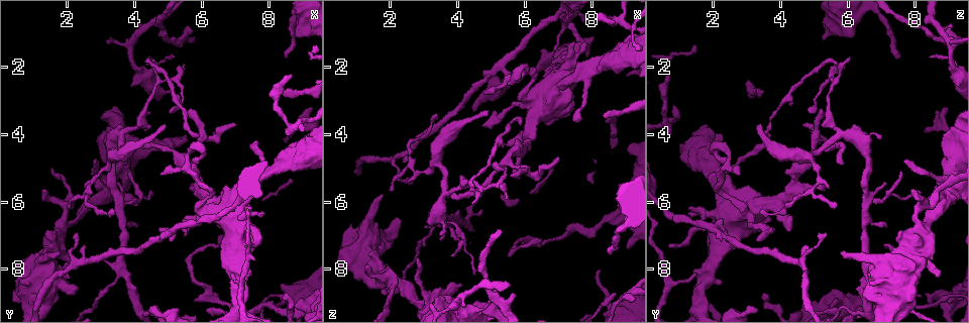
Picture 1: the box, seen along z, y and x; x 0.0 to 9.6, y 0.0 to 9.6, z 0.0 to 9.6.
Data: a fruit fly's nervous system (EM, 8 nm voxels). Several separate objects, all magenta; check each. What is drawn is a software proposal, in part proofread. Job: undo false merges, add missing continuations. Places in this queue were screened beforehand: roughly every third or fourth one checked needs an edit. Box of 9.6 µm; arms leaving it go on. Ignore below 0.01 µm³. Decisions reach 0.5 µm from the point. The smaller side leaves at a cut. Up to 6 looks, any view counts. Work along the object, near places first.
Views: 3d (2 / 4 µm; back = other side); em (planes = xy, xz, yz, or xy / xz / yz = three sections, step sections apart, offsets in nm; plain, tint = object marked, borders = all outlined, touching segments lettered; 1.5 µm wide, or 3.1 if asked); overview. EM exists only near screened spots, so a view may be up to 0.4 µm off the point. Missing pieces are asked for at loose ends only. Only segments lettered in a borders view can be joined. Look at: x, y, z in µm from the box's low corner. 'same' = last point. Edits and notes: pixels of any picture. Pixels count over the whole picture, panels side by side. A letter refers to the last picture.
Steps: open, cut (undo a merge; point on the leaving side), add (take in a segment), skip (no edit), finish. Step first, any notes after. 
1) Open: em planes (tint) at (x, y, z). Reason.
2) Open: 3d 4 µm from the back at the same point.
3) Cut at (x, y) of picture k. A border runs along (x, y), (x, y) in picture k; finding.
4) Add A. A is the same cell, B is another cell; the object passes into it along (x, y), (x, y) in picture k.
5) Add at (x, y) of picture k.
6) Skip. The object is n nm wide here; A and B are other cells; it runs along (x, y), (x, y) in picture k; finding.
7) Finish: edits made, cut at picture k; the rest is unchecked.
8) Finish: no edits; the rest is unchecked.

Open: em planes (borders) at (1.35, 5.65, 7.85). Tapers out.

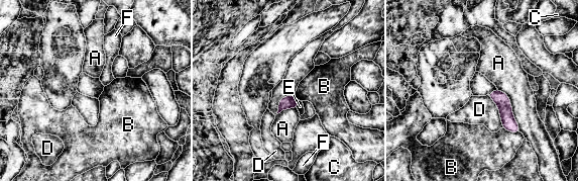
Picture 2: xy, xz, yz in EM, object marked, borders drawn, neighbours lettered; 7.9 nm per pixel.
Skip. The longest contact is with A, 380 nm; A, B, C, D, E and F are other cells; no lettered segment goes on from it.

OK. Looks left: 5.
Open: em xy step 8 (borders) at (0.95, 7.80, 8.30). Branch stops here.

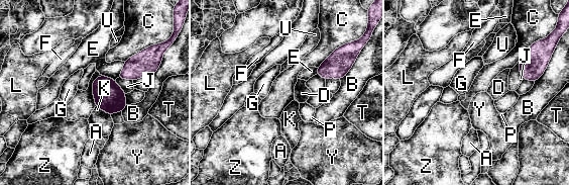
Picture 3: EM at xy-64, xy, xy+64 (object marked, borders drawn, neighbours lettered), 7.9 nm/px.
Skip. The object is 220 nm wide here; A, B, C, D, E, F, G, J, K, L, P, T, U, Y and Z are other cells; no lettered segment goes on from it.

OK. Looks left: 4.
Open: 3d 4 µm at (1.80, 7.60, 5.75). An open end.

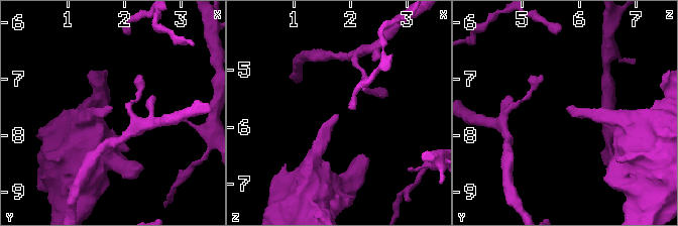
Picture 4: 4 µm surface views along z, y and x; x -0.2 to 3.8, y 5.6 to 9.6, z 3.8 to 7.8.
Open: em planes (borders) at (1.75, 7.55, 5.75). Need the tissue.

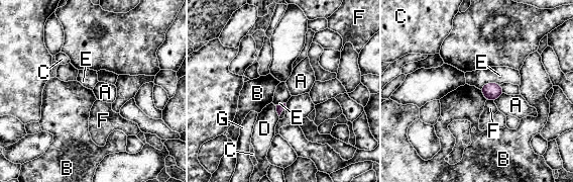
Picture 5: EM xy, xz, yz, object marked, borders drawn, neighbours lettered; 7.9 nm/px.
Skip. A, B, C, D, E, F and G are other cells; a border runs along (480, 90), (486, 99) in picture 5; none of them fits.

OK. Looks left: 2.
Finish: no edits; the rest is unchecked.

